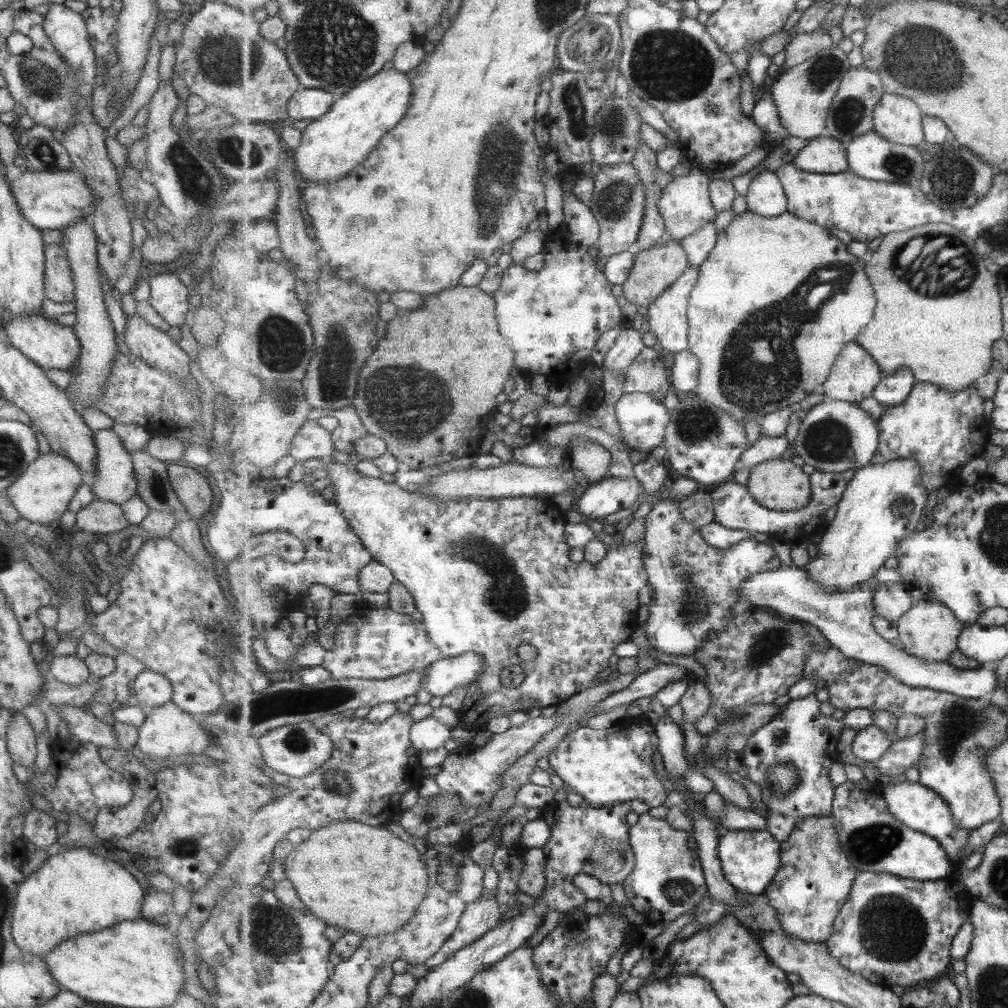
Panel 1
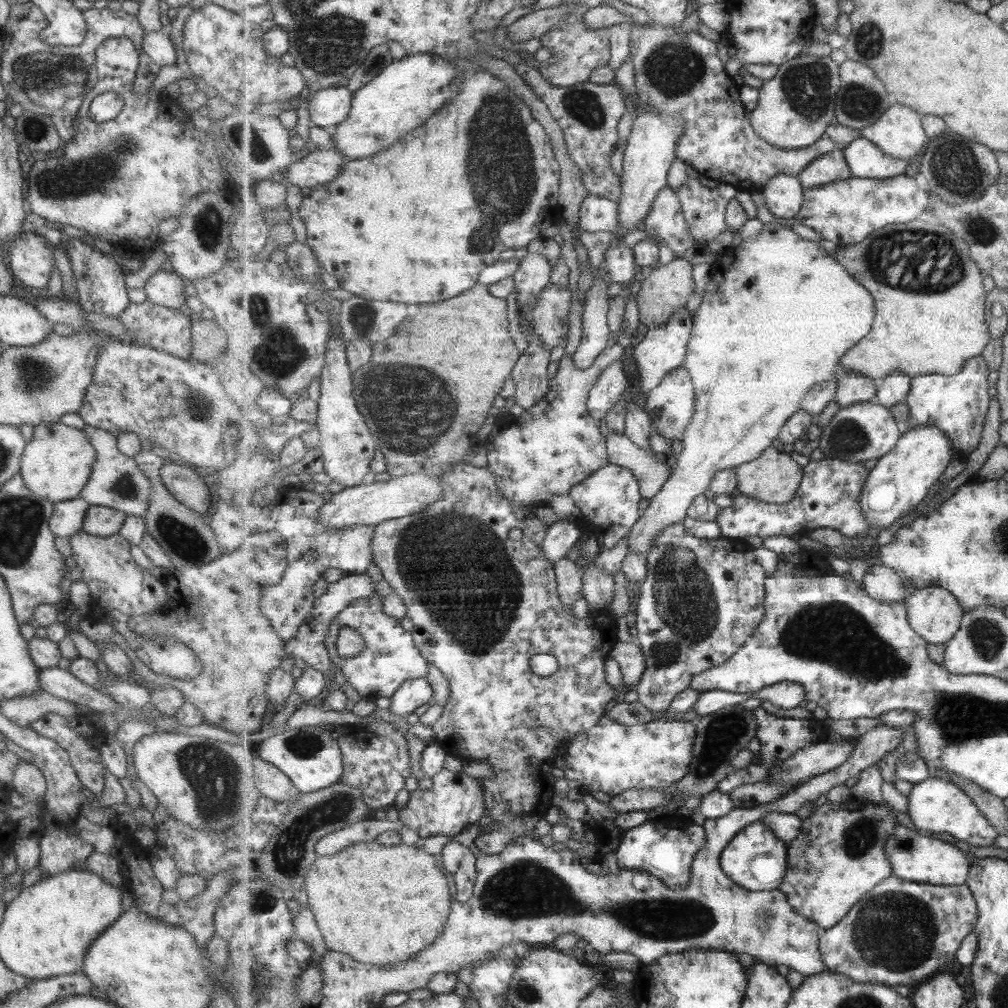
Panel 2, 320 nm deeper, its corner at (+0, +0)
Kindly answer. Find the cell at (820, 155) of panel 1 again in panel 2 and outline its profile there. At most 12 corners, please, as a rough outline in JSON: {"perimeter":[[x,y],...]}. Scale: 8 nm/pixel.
{"perimeter":[[843,150],[819,157],[799,176],[805,190],[853,173]]}

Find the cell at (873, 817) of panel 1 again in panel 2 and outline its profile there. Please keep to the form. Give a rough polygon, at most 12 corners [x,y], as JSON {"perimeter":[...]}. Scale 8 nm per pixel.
{"perimeter":[[898,824],[886,854],[898,878],[968,882],[967,853]]}

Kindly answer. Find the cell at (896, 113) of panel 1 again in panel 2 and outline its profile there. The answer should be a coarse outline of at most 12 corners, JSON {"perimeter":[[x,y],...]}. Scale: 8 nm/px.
{"perimeter":[[894,102],[863,137],[911,160],[931,140],[921,116]]}

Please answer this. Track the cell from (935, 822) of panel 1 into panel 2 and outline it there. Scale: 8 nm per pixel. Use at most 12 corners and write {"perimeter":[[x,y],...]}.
{"perimeter":[[929,777],[909,793],[926,834],[995,846],[1000,830],[959,785]]}

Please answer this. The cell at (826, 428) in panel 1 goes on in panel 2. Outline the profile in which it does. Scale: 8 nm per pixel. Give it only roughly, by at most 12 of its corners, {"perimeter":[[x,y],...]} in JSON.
{"perimeter":[[875,400],[840,408],[819,450],[843,462],[896,449],[903,422]]}

